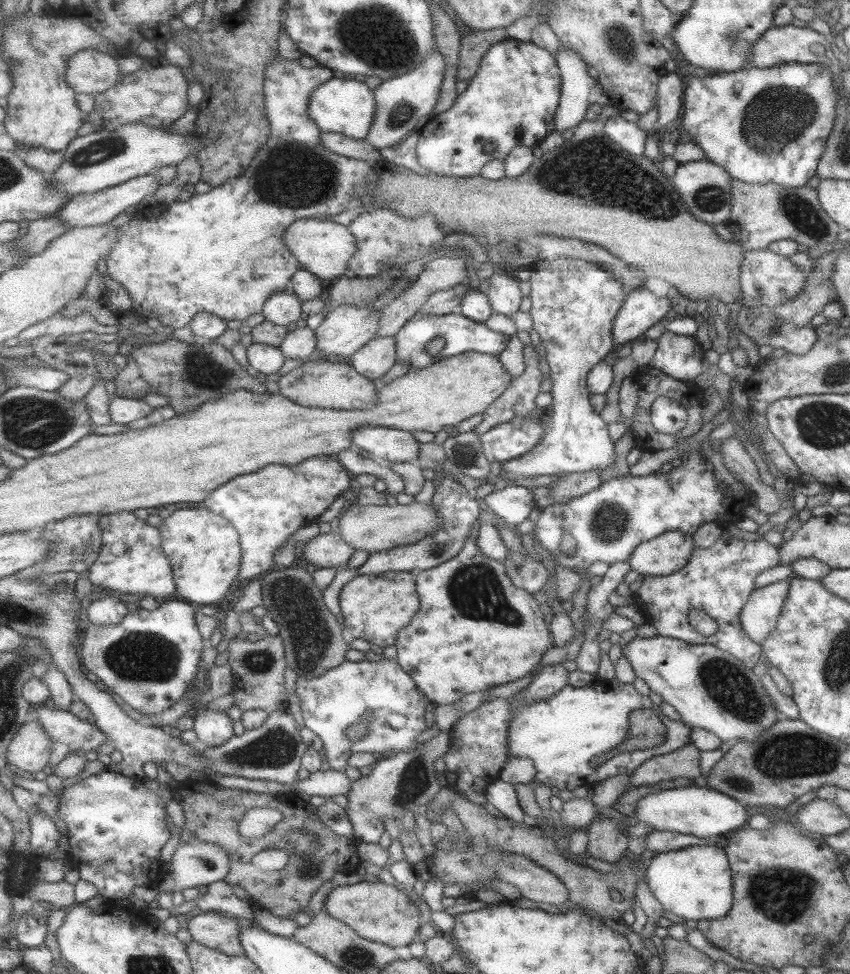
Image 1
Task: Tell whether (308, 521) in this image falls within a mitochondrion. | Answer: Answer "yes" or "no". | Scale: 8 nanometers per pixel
no

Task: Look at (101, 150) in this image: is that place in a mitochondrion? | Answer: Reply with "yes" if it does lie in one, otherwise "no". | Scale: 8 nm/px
yes

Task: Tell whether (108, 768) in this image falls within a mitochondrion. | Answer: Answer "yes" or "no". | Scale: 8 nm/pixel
no

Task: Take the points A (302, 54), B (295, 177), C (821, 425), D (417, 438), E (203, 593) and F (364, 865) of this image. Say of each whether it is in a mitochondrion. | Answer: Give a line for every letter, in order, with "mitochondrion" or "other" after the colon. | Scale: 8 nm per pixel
A: other
B: mitochondrion
C: mitochondrion
D: other
E: other
F: other

